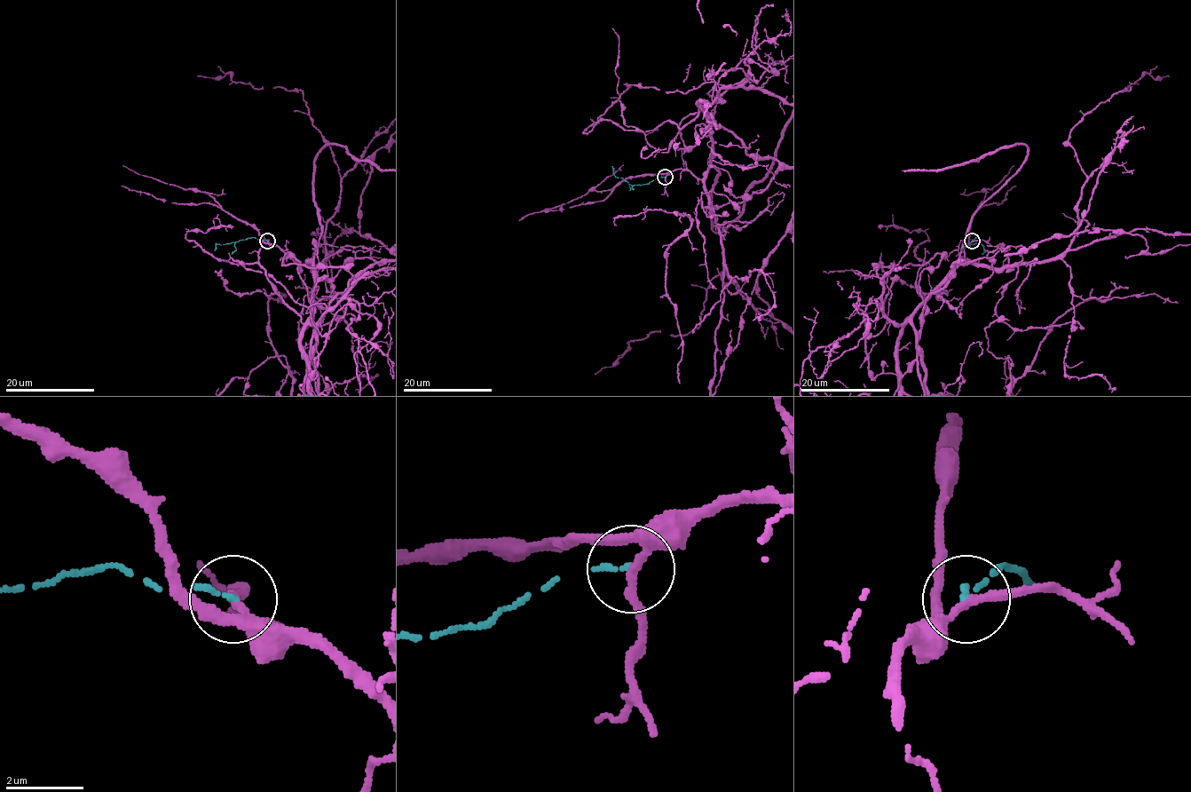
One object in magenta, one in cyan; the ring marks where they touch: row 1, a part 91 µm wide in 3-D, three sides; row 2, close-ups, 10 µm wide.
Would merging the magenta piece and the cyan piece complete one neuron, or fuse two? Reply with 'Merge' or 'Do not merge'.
Do not merge

